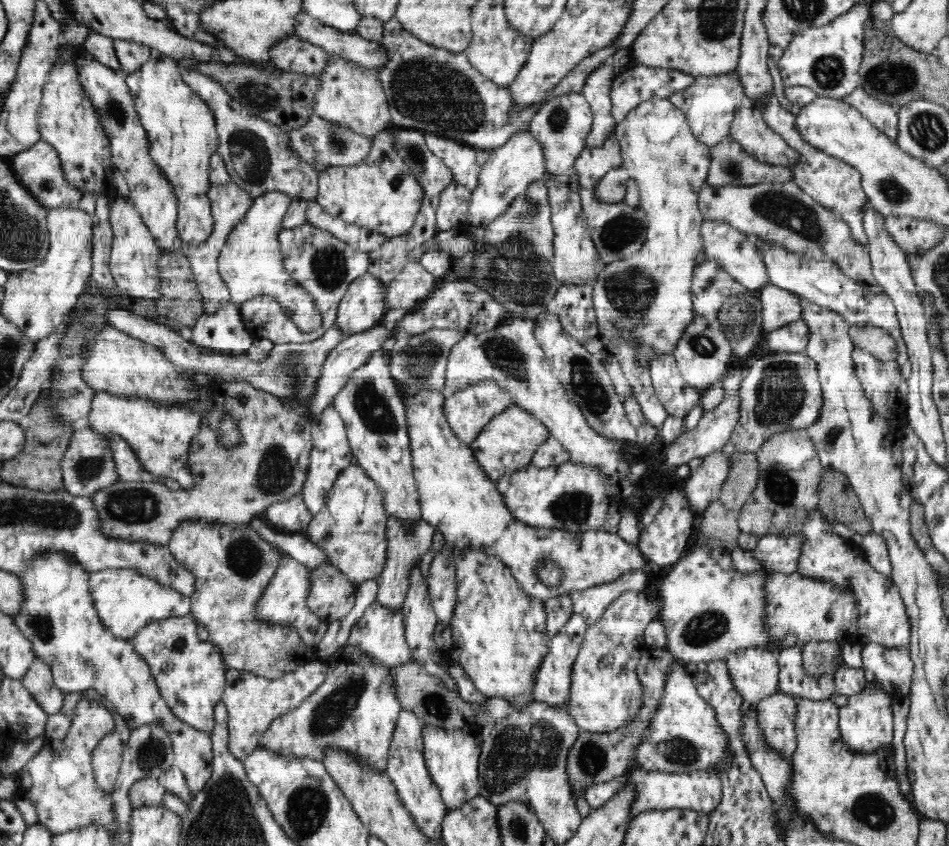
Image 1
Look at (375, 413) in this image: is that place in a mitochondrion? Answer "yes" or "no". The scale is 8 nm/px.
yes

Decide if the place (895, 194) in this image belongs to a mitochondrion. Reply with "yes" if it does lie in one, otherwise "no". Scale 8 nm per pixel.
yes

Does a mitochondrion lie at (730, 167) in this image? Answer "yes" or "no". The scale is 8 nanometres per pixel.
yes

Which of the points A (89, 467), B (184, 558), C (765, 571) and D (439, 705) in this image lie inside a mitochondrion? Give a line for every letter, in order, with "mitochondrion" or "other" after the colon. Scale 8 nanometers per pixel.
A: mitochondrion
B: other
C: other
D: mitochondrion

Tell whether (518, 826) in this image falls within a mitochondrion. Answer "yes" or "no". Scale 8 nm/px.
yes

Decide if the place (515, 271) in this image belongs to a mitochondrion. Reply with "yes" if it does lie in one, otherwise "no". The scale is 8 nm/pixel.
yes

